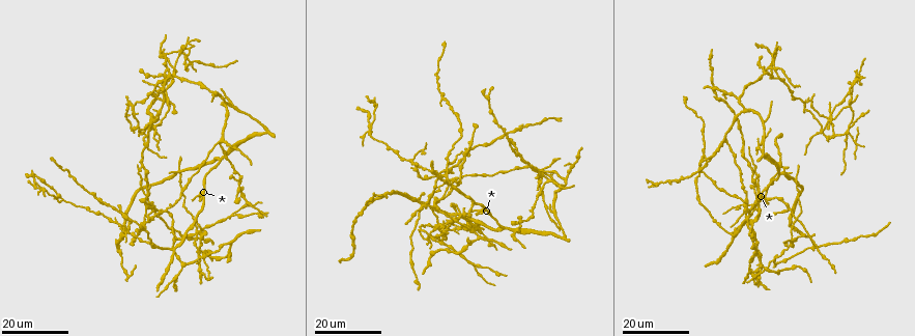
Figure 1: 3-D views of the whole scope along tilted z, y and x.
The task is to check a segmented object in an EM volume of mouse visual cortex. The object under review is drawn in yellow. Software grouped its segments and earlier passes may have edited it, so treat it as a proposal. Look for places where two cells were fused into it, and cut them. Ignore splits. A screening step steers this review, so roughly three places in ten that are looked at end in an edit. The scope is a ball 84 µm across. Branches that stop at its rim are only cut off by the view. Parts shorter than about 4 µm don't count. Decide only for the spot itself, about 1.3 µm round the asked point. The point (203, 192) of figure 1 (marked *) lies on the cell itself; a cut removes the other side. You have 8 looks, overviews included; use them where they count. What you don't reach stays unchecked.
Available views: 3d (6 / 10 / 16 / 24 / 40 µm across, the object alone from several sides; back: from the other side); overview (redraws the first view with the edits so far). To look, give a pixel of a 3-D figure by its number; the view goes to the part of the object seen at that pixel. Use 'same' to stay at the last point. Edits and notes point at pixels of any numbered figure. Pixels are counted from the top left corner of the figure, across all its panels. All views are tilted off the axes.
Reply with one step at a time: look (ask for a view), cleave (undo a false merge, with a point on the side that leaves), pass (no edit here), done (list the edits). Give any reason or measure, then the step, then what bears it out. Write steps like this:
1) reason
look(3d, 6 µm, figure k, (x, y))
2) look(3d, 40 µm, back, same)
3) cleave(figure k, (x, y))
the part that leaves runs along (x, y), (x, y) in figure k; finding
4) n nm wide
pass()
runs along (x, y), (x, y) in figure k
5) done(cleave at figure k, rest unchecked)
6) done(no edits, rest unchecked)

side arm on a straight run
look(3d, 24 µm, figure 1, (133, 235))

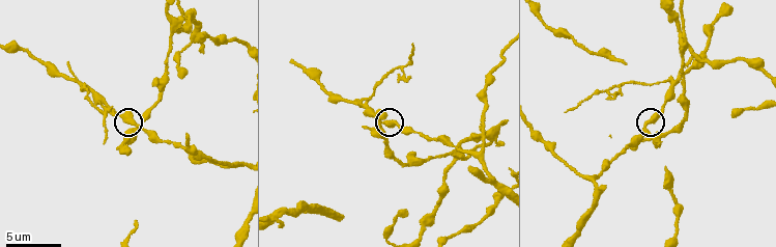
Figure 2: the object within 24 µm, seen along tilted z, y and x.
look(3d, 6 µm, figure 2, (386, 124))

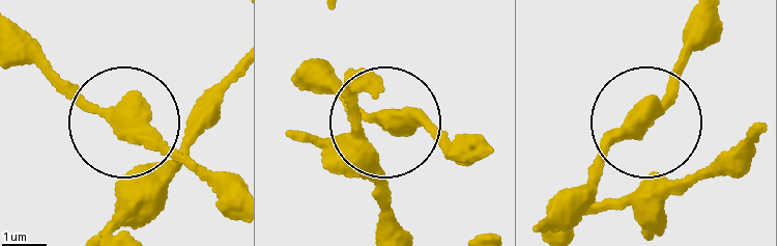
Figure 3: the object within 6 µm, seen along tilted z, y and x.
look(3d, 6 µm, back, figure 3, (389, 120))

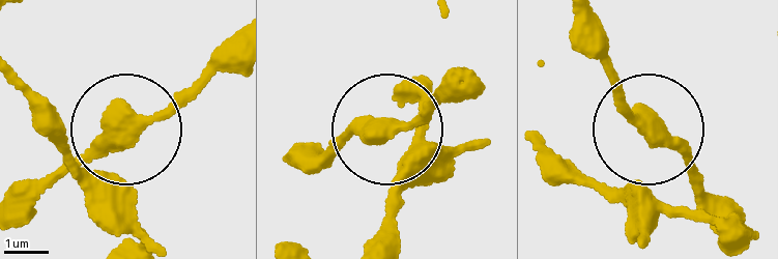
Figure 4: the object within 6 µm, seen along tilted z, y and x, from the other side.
pass()
runs along (12, 219), (87, 155), (237, 70) in figure 4; one cell here

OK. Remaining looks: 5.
four arms meet
look(3d, 16 µm, figure 1, (41, 187))

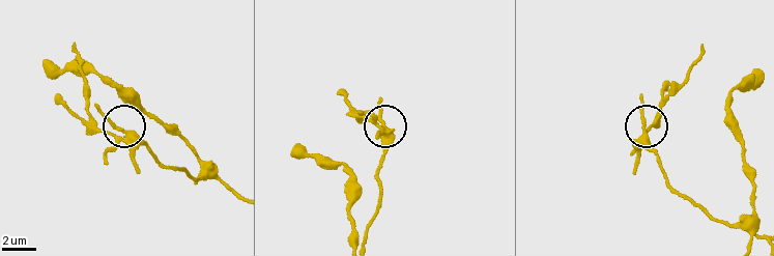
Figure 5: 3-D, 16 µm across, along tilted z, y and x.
zoom in
look(3d, 10 µm, figure 5, (113, 136))

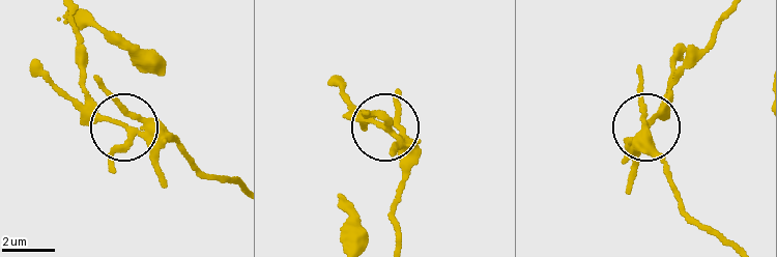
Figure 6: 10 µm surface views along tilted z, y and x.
4 arms
pass()
one cell here

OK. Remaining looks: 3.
four or more arms meet
look(3d, 16 µm, figure 1, (174, 73))

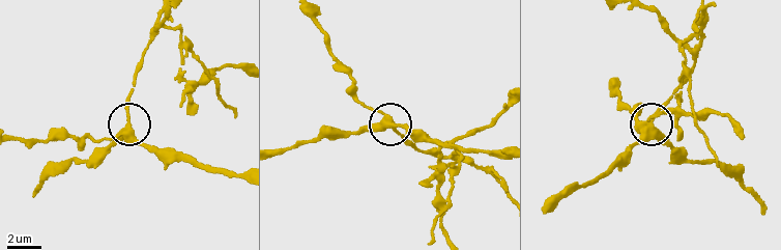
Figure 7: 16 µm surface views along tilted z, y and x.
closer look
look(3d, 6 µm, figure 7, (652, 124))

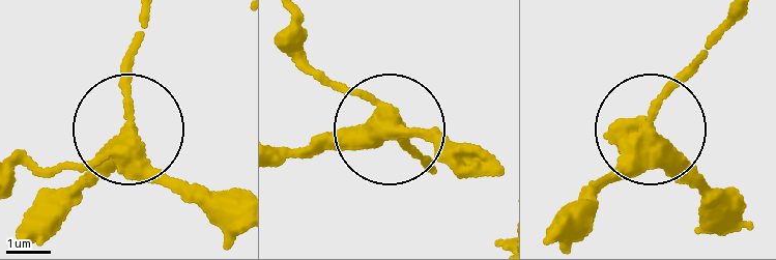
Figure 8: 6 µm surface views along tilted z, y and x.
350 nm wide
pass()
runs along (234, 222), (163, 184), (137, 153), (127, 78), (146, 28) in figure 8; all the same cell

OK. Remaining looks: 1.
four arms meet
look(3d, 10 µm, figure 2, (670, 7))

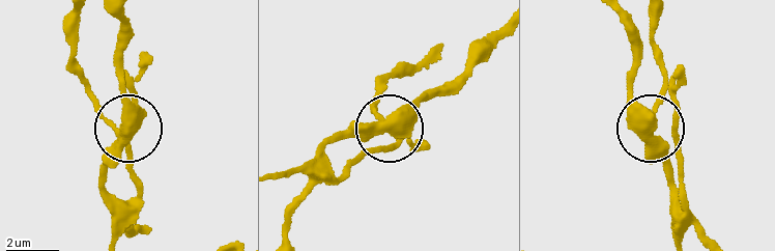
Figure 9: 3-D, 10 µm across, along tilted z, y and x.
cleave(figure 9, (97, 109))
the part that leaves runs along (118, 141), (80, 68), (74, 21) in figure 9; two cells meet here

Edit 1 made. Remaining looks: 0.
done(cleave at figure 9, rest unchecked)

